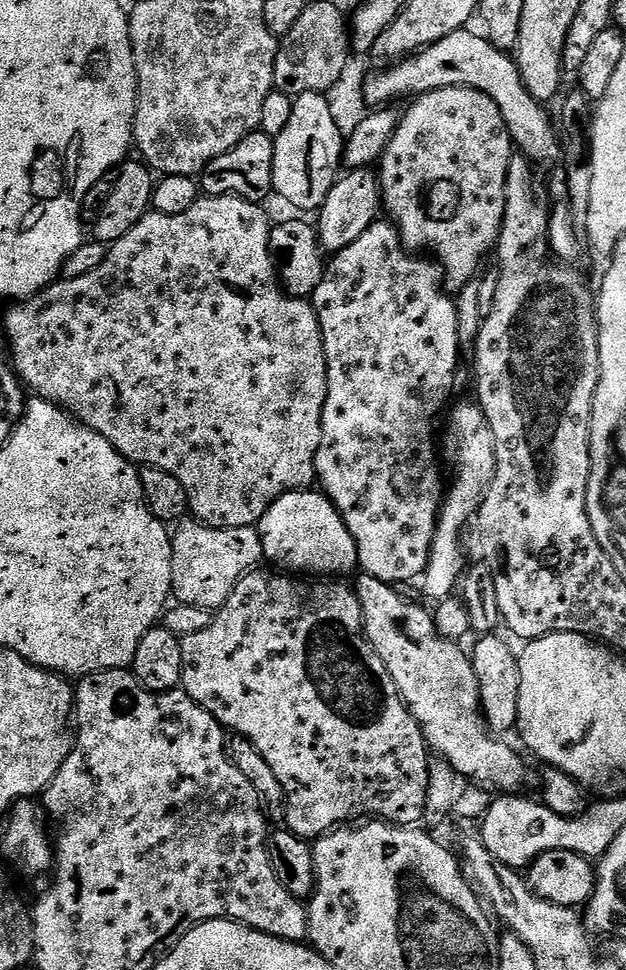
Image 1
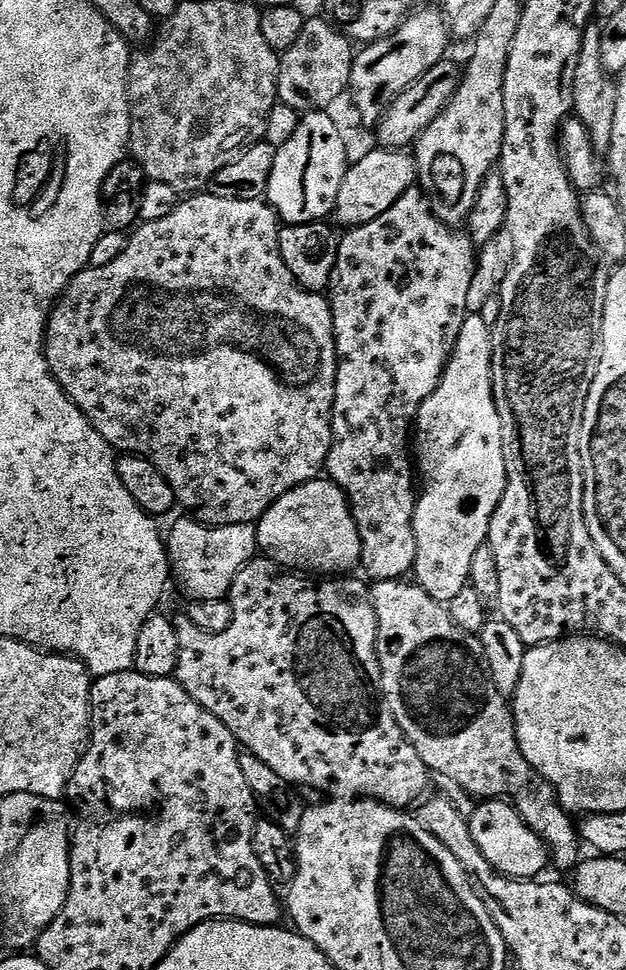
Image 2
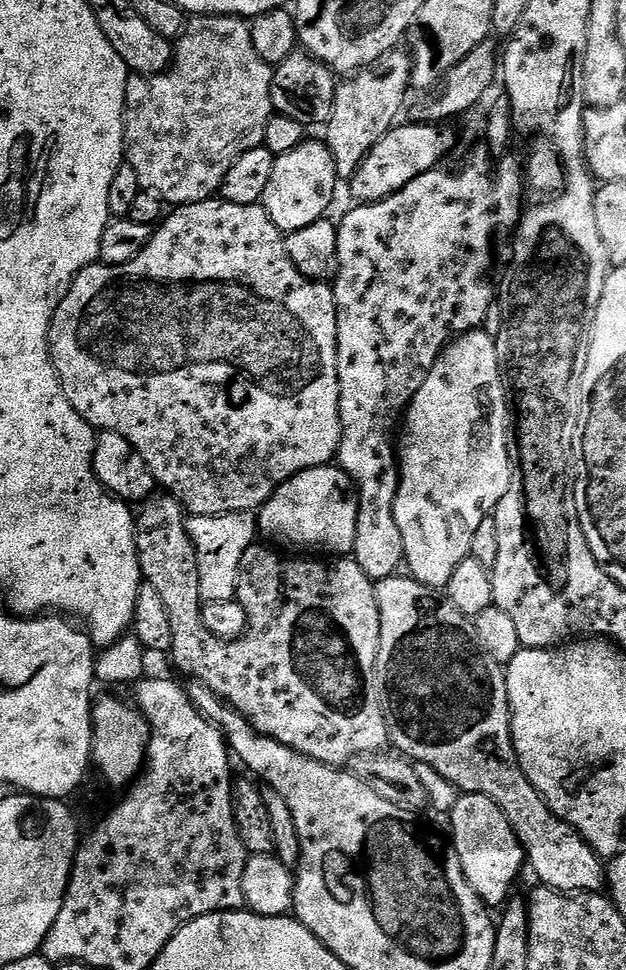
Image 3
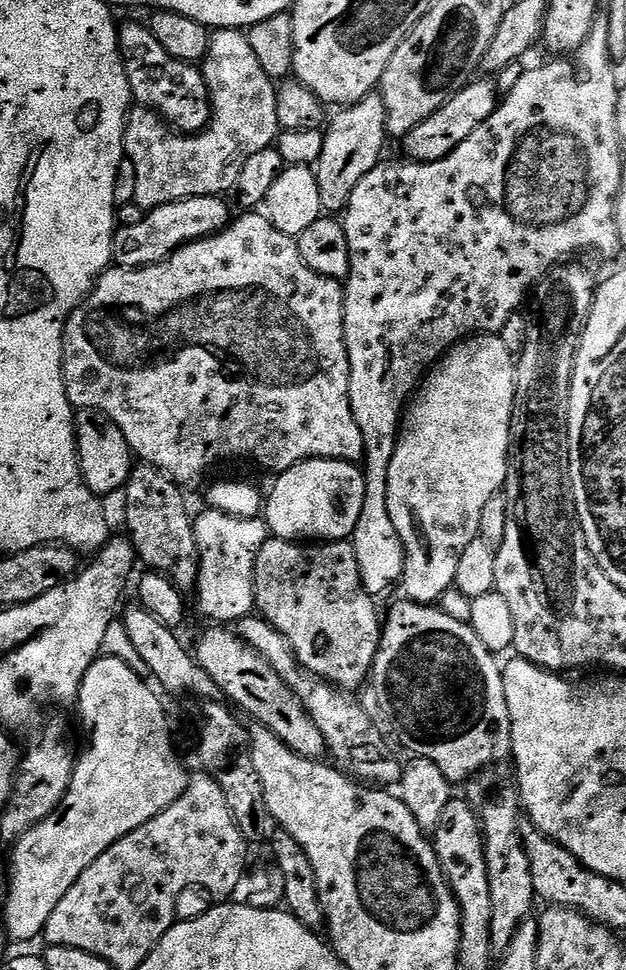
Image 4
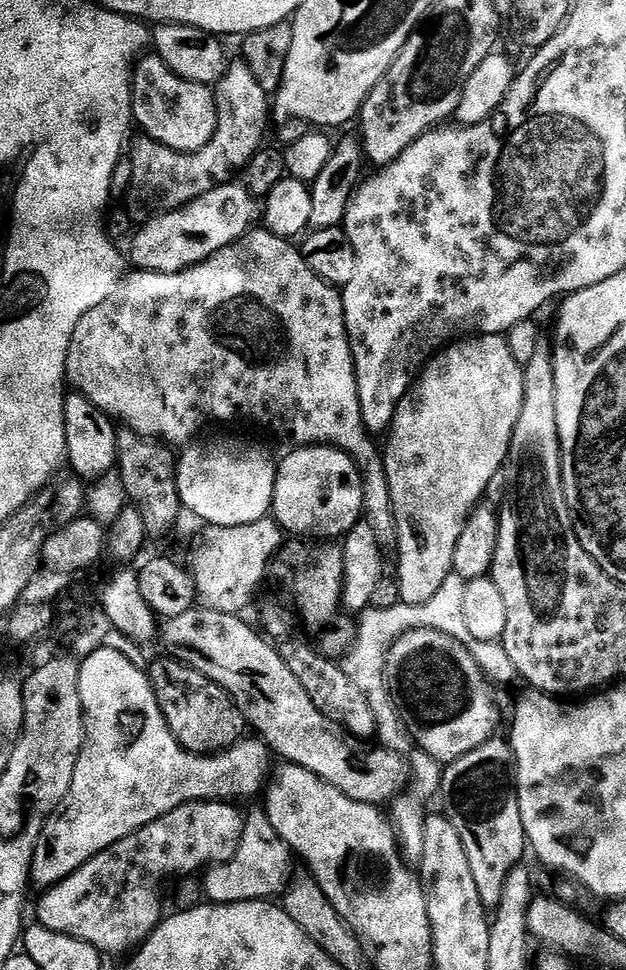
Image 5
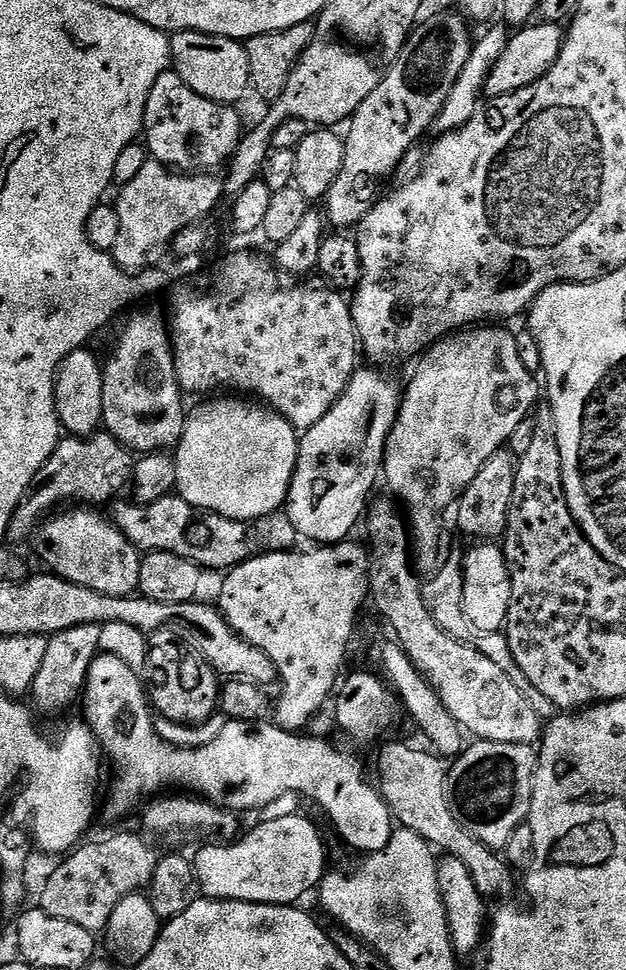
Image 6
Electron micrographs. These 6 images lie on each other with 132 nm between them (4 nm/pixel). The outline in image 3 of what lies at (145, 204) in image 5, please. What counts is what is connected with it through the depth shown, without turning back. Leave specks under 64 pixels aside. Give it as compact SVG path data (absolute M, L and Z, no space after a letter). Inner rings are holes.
M197 16L187 21L184 33L174 44L174 55L172 66L169 71L158 76L129 75L126 86L126 102L124 103L124 151L126 163L138 174L138 182L141 189L151 192L159 197L165 205L179 206L182 204L193 204L203 200L211 200L220 191L220 183L230 174L230 166L246 154L246 150L254 150L264 143L266 126L274 115L272 103L272 74L273 65L262 62L258 58L258 50L254 50L254 38L250 38L250 24L247 19L239 16Z

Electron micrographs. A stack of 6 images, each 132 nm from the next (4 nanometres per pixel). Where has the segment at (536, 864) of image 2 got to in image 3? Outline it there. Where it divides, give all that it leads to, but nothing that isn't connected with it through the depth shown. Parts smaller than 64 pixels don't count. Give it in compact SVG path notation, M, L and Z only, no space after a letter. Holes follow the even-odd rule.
M469 792L461 795L450 810L451 816L452 836L450 835L450 843L456 849L458 862L462 866L462 874L466 878L466 882L470 882L474 894L478 894L478 898L488 905L489 909L499 909L507 904L513 895L512 883L519 878L520 871L525 871L526 857L523 846L518 842L510 822L506 818L506 814L498 806L498 802L494 802L486 794Z

